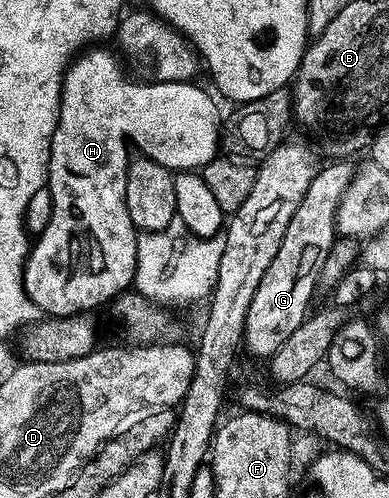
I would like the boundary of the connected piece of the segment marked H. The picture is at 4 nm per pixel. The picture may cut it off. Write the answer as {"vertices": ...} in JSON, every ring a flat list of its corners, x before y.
{"vertices":[[96,45,76,55,69,64,68,70,64,74,64,83,61,85,60,114,54,129,51,159,48,162,48,182,46,184,53,199,53,213,45,231,35,236,28,253,28,262,24,264,24,288,26,293,32,298,32,303,48,317,67,317,91,312,93,310,91,307,96,307,99,303,111,304,116,296,124,294,133,286,138,232,135,225,130,221,130,213,126,209,126,181,128,180,128,165,130,162,128,139,133,139,140,147,160,147,161,153,159,152,159,154,161,156,192,155,192,163,196,166,196,169,203,169,210,160,217,158,219,152,216,150,220,147,220,111,216,108,215,101,202,88,195,87,197,84,192,81,186,83,139,81,140,83,135,83,124,72,125,64,115,54,112,56,104,47,106,46]]}

